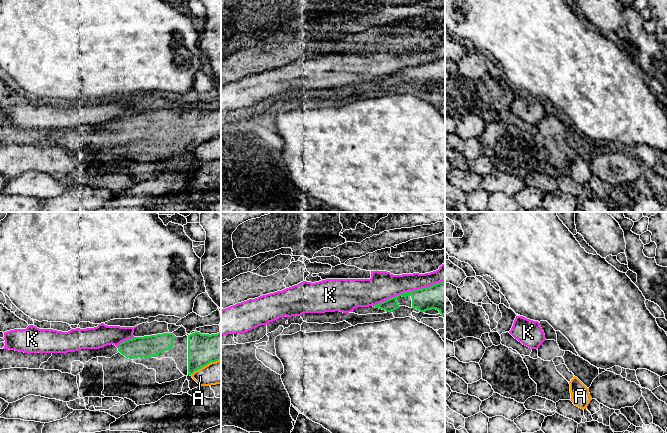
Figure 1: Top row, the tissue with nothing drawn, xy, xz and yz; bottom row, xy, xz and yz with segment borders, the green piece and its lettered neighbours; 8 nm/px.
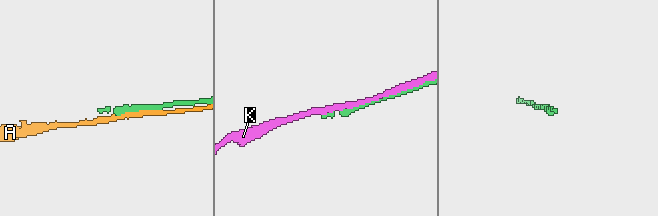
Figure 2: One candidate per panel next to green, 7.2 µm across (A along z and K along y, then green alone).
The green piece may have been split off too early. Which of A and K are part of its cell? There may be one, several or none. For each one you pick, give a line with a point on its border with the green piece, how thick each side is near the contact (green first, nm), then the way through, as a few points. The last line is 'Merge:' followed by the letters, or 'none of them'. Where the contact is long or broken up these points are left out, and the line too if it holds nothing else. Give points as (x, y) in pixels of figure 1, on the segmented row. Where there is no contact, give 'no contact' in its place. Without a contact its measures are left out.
Merge: none of them

